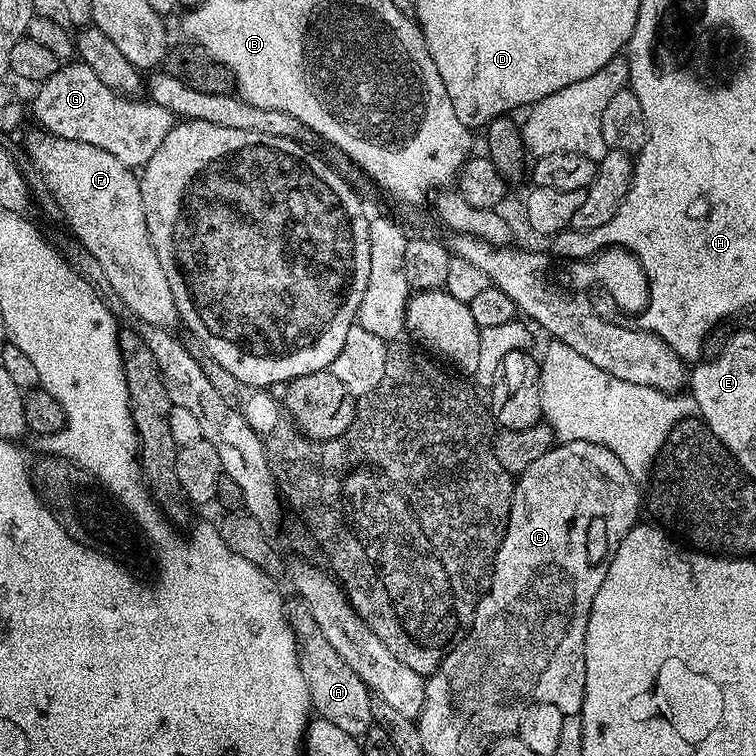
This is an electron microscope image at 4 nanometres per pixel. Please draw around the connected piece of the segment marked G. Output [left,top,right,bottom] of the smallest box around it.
[30,62,174,170]

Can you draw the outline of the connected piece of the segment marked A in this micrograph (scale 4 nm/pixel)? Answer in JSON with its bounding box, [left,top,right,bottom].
[286,599,374,738]

